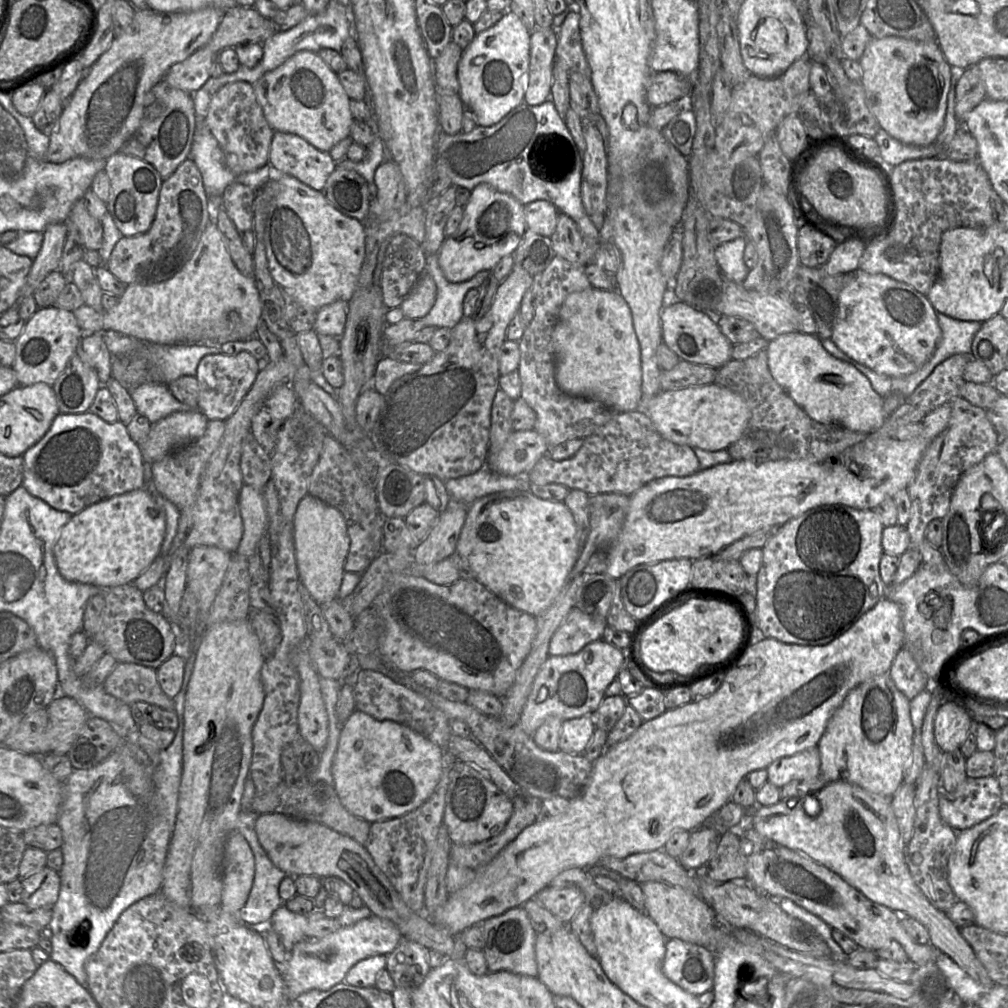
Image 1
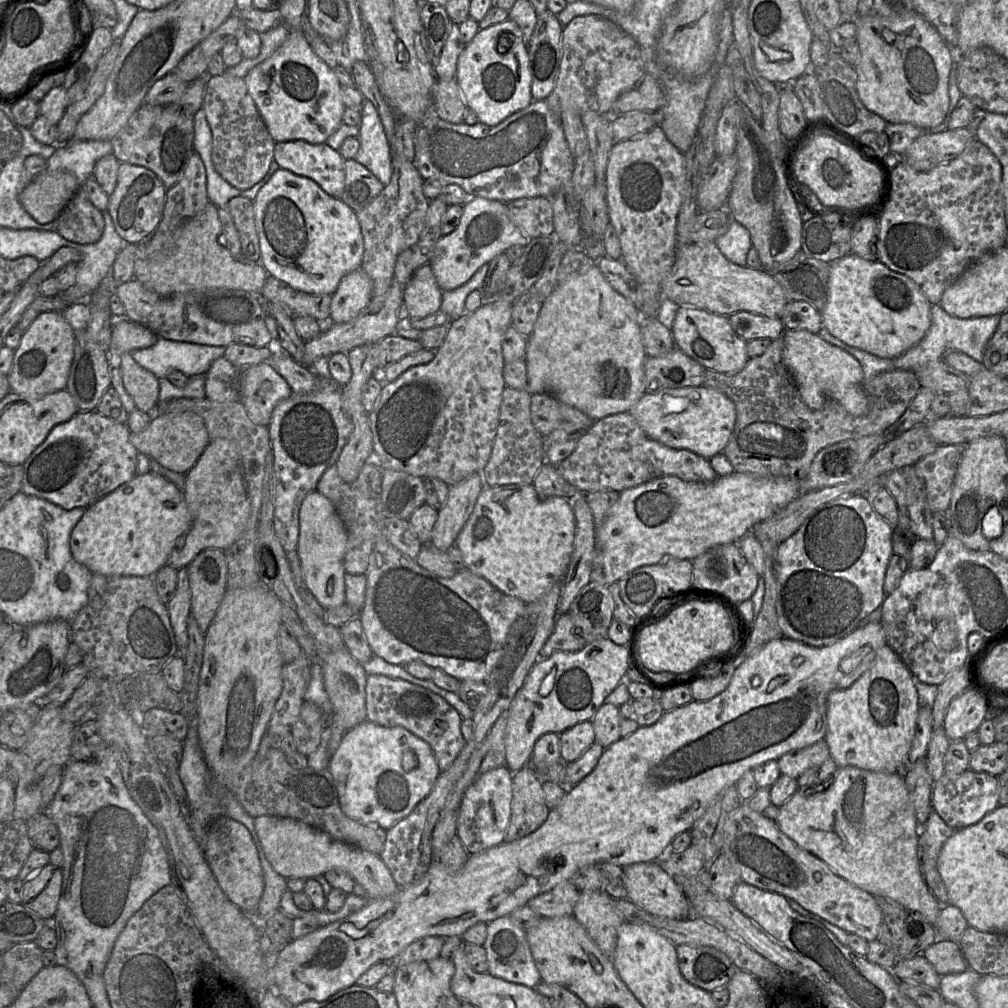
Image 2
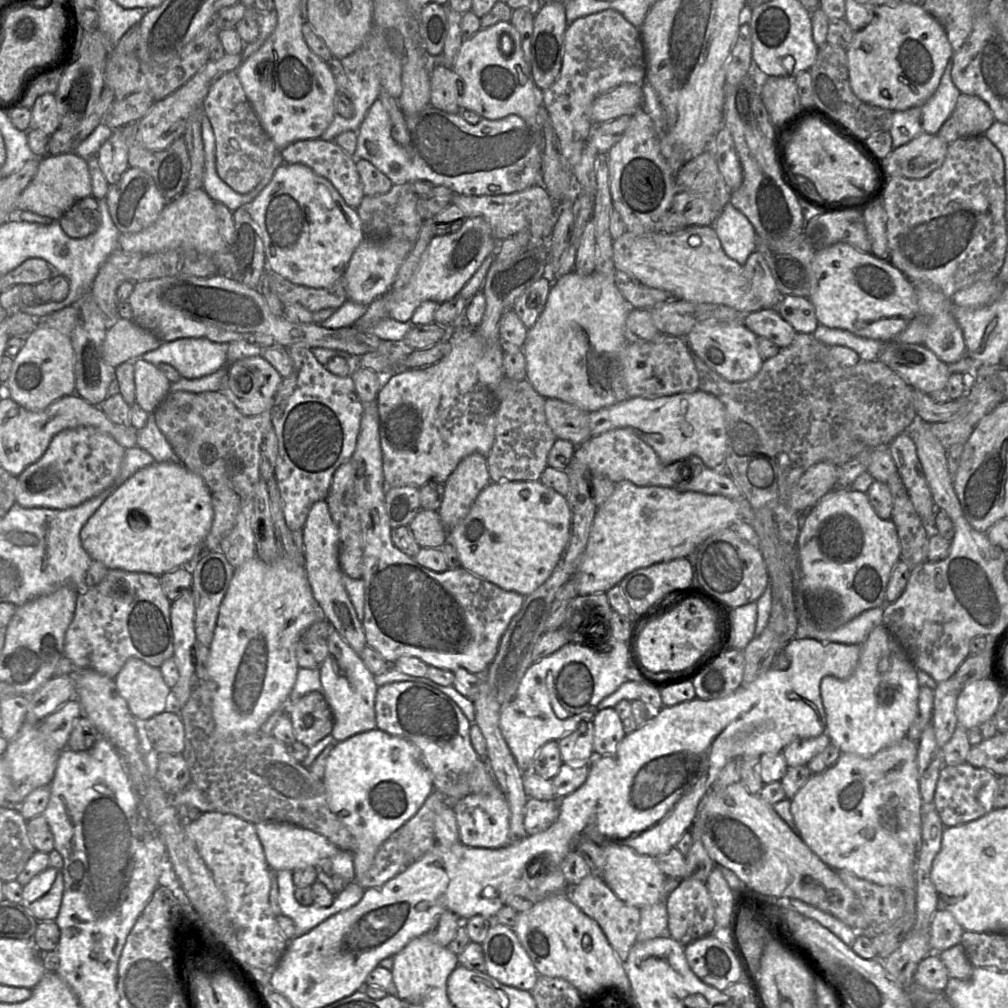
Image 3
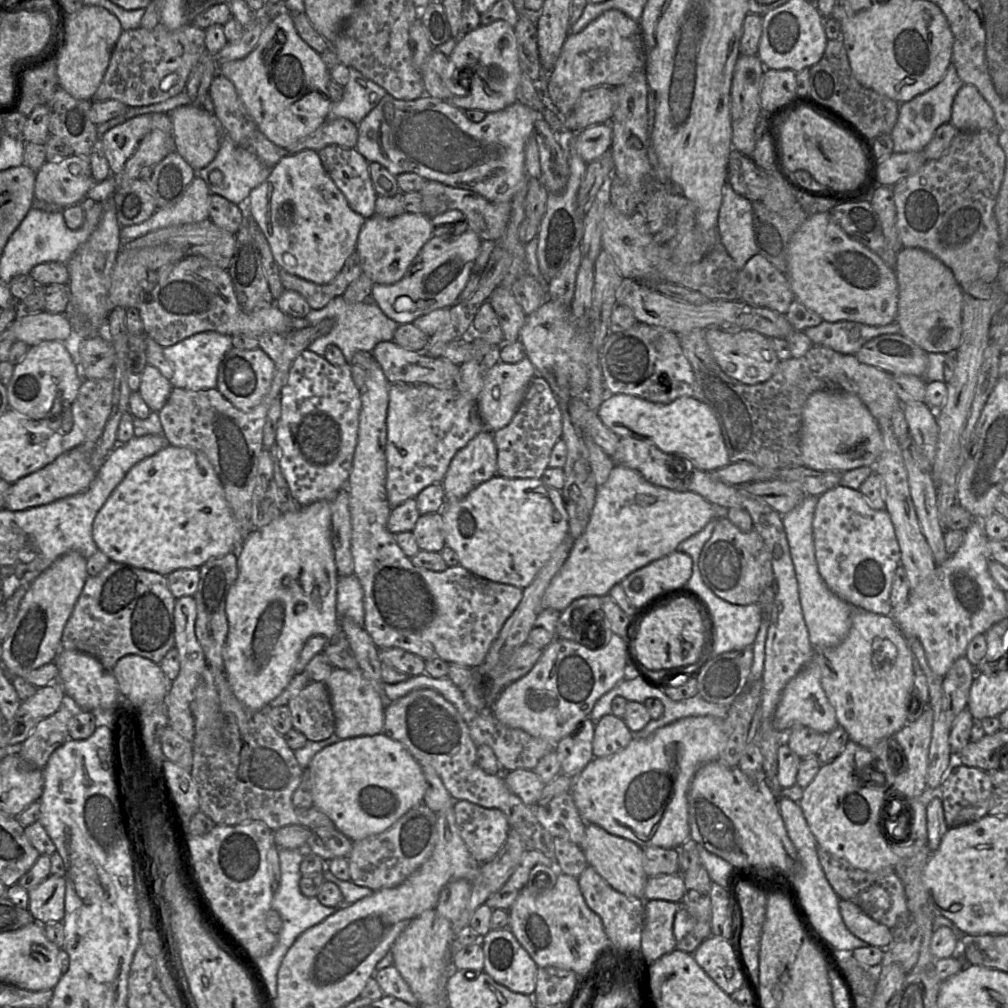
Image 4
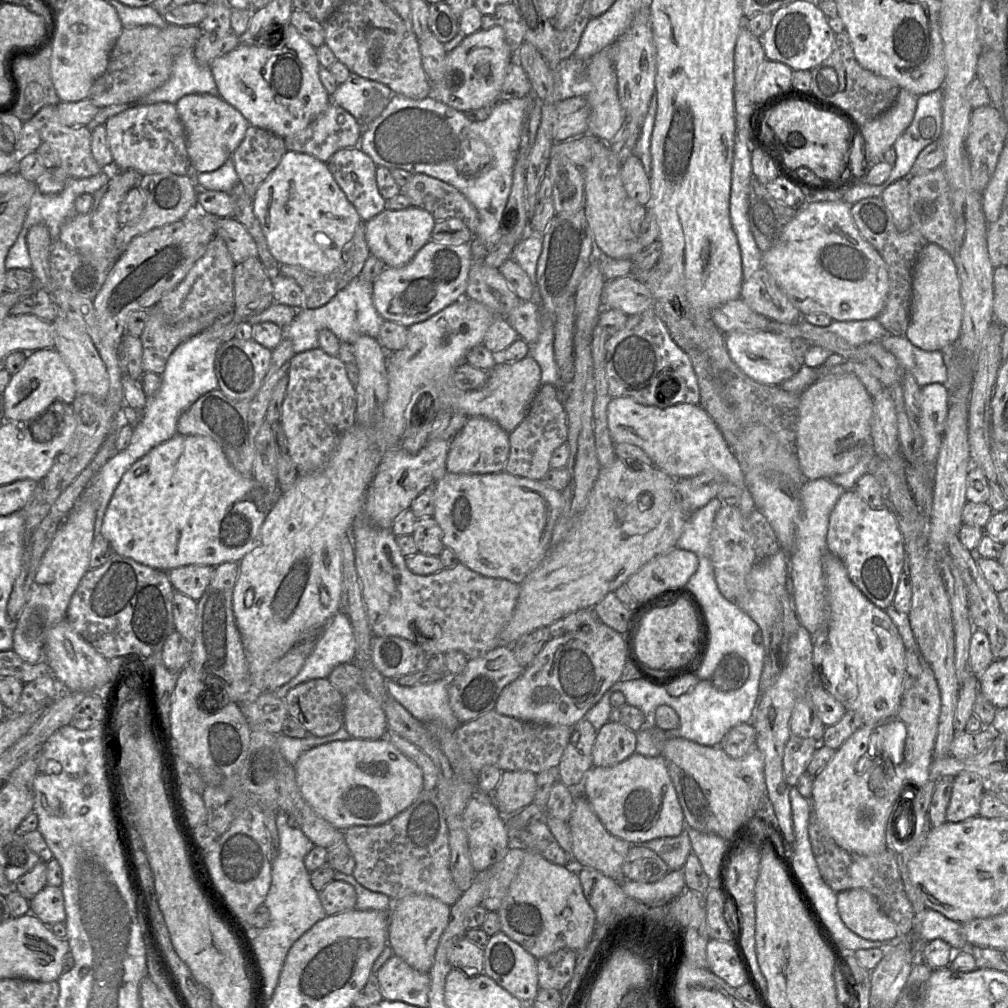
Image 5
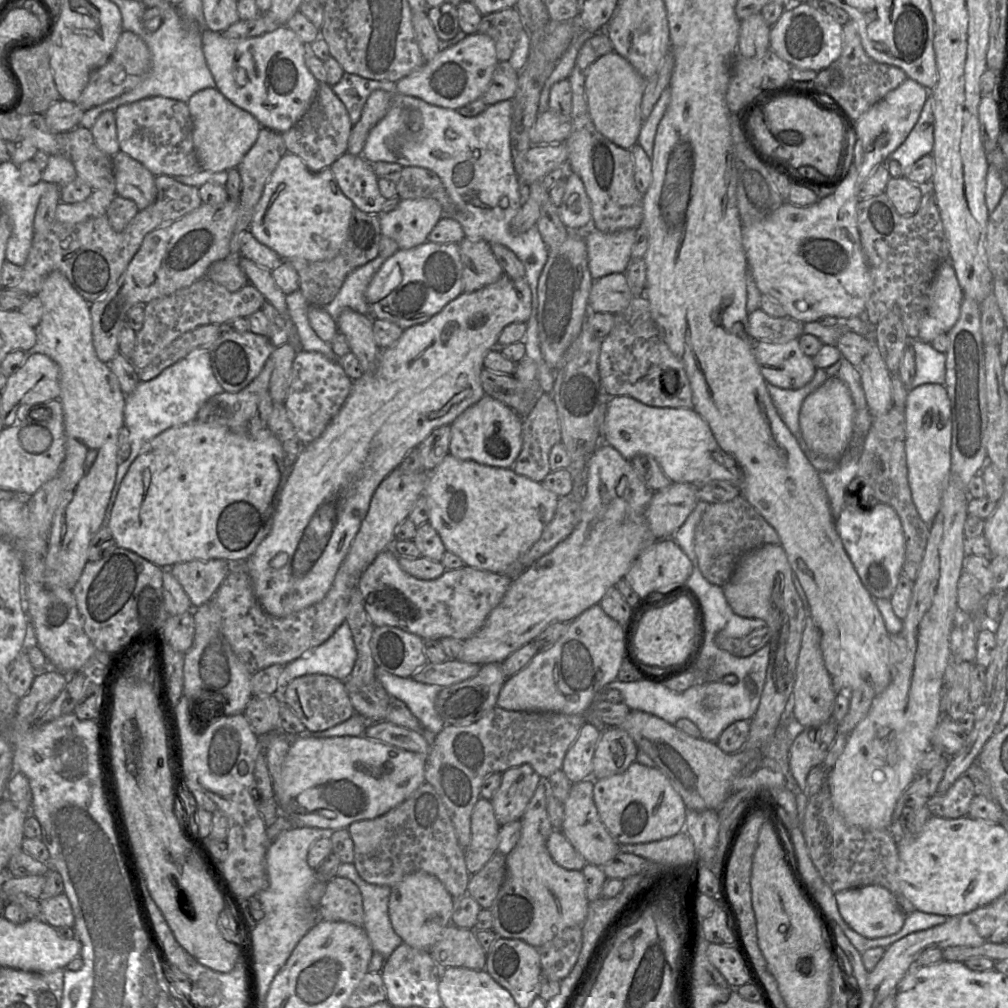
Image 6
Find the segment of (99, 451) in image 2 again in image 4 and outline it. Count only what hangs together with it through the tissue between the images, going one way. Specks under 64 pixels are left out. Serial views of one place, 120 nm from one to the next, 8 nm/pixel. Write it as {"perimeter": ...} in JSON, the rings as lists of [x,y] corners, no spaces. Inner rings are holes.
{"perimeter":[[[79,446],[74,447],[59,455],[44,468],[11,484],[5,496],[4,509],[11,511],[26,510],[84,492],[94,481],[97,472],[91,465],[89,452]]]}

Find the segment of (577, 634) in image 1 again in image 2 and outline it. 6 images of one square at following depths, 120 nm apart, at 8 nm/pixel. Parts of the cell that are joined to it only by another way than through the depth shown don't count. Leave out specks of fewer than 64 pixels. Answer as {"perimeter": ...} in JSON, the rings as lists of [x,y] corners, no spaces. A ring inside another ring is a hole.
{"perimeter":[[[569,613],[559,615],[554,631],[540,652],[540,658],[548,658],[555,652],[576,652],[587,645],[586,639],[575,634],[575,626]]]}

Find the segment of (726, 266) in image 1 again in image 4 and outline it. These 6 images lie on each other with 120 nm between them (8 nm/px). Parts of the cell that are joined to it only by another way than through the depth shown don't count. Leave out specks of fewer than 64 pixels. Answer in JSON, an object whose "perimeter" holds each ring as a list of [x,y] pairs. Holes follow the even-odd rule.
{"perimeter":[[[728,183],[723,188],[718,232],[720,243],[739,270],[758,254],[753,227],[753,203],[737,194]]]}

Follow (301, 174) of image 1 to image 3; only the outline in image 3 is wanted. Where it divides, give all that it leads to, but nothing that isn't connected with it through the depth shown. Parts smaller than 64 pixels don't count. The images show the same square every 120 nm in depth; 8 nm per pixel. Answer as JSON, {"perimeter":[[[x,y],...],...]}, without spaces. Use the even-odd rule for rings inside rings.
{"perimeter":[[[321,138],[296,141],[279,151],[284,163],[303,164],[310,167],[317,175],[326,178],[339,192],[345,203],[356,209],[364,198],[363,186],[356,168],[356,158],[348,155],[334,141]]]}

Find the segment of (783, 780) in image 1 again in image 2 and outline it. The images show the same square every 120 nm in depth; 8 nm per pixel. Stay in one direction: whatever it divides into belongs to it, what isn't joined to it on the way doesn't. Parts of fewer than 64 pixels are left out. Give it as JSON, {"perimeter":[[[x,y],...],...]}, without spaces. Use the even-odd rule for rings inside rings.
{"perimeter":[[[821,740],[804,749],[791,751],[778,759],[782,776],[797,779],[806,770],[820,766],[830,758],[829,748],[825,740]]]}

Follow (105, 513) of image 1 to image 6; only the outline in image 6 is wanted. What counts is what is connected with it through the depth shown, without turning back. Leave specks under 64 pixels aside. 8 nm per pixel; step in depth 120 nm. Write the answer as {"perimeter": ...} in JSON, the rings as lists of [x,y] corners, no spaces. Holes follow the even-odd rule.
{"perimeter":[[[193,420],[185,425],[165,430],[145,445],[120,484],[108,529],[111,531],[117,547],[130,550],[162,569],[170,569],[177,563],[193,560],[224,559],[230,563],[240,563],[252,555],[269,533],[279,495],[290,472],[291,467],[285,464],[285,452],[282,444],[268,428],[255,434],[238,433],[217,423],[201,423]]]}

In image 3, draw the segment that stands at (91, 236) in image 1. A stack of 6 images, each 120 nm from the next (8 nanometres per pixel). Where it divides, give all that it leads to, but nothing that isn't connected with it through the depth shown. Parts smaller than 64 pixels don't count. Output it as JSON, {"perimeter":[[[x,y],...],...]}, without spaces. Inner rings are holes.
{"perimeter":[[[92,195],[77,201],[59,220],[63,231],[73,239],[94,233],[101,221],[97,199]]]}

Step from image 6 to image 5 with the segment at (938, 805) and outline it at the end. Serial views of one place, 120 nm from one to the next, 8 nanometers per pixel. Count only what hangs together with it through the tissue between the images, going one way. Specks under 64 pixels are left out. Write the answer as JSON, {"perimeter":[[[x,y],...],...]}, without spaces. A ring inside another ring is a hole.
{"perimeter":[[[962,771],[956,775],[946,810],[946,821],[957,823],[979,816],[983,793],[982,782],[976,773]]]}

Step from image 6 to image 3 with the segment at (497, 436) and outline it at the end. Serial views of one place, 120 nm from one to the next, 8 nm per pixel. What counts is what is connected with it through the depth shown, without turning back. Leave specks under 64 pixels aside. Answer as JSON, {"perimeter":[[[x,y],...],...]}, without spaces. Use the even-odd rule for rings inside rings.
{"perimeter":[[[474,452],[459,462],[444,483],[444,498],[438,510],[448,531],[465,518],[479,493],[490,482],[486,456]]]}

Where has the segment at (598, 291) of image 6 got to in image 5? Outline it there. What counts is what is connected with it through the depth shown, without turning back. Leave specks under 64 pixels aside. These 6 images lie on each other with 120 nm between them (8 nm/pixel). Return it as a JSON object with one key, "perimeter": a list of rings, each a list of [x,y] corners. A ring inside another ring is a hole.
{"perimeter":[[[627,275],[605,282],[602,306],[617,309],[630,316],[654,309],[654,298],[646,286]]]}

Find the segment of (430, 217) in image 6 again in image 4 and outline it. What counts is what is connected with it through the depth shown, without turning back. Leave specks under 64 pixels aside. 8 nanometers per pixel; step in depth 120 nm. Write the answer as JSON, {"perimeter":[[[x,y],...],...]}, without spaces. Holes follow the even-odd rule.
{"perimeter":[[[404,212],[394,218],[374,215],[366,219],[356,242],[362,273],[374,284],[390,285],[398,282],[431,237],[431,219],[425,214]]]}

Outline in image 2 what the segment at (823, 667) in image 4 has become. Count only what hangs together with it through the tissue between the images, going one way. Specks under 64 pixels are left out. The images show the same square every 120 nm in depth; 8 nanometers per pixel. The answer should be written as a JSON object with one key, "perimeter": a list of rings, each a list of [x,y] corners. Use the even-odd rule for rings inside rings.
{"perimeter":[[[889,644],[884,645],[876,652],[876,659],[874,664],[849,688],[842,690],[833,690],[827,696],[827,732],[824,738],[829,748],[830,758],[836,763],[838,768],[847,766],[856,767],[862,770],[874,771],[880,773],[896,773],[903,772],[906,765],[906,758],[909,754],[912,740],[915,734],[916,721],[918,717],[919,705],[918,694],[915,687],[915,680],[917,680],[905,663],[895,653]]]}

